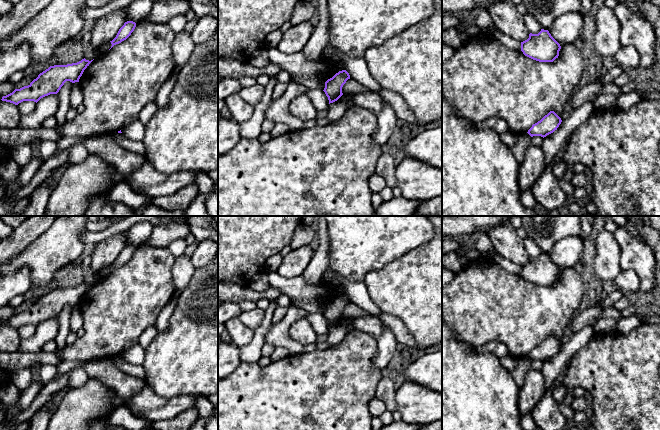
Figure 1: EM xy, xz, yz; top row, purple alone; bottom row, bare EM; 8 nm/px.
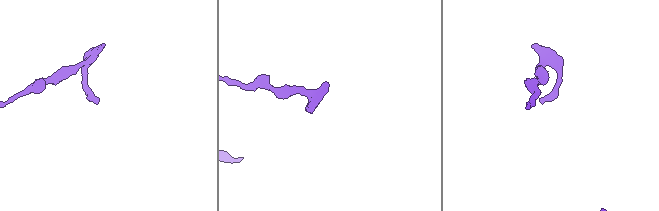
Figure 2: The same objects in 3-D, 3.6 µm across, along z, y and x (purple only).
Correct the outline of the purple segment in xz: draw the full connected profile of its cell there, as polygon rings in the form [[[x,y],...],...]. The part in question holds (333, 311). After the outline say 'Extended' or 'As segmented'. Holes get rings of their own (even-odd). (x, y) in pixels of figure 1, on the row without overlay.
[[[346,294],[339,295],[332,302],[325,306],[324,316],[328,321],[329,328],[337,325],[342,319],[342,311],[350,299]]]. As segmented

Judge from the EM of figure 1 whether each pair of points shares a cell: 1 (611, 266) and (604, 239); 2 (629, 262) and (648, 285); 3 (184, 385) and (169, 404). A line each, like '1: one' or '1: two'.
1: one
2: one
3: two

